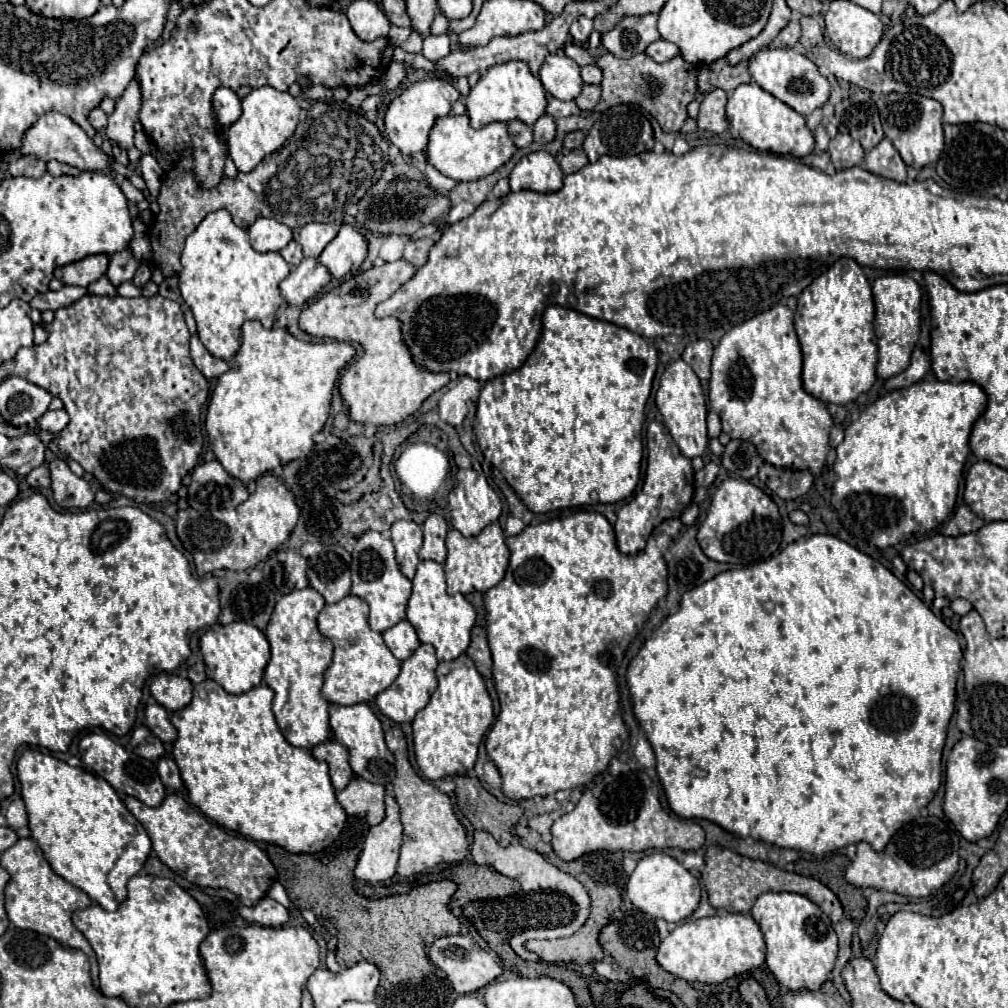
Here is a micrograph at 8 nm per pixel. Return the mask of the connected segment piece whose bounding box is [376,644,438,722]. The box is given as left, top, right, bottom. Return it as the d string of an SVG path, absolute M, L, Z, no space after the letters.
M420 644L420 646L414 650L414 654L412 654L408 660L402 662L402 670L400 670L398 678L396 678L384 692L380 692L380 694L376 696L376 706L378 706L378 710L380 710L384 716L392 718L394 722L412 722L412 718L416 716L416 712L420 712L420 710L428 704L432 692L434 692L436 686L438 686L436 676L434 676L436 666L438 666L438 660L436 660L434 648L428 646L428 644Z

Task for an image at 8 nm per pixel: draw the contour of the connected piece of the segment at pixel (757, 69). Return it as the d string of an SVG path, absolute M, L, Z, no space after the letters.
M764 48L748 62L748 70L760 88L780 98L782 102L786 102L804 116L810 116L816 108L824 106L830 96L830 84L818 72L818 66L808 56L792 48Z

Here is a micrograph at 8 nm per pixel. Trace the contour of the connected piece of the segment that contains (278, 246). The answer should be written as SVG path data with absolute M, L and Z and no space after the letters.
M258 218L248 232L256 252L280 252L292 240L292 230L274 218Z

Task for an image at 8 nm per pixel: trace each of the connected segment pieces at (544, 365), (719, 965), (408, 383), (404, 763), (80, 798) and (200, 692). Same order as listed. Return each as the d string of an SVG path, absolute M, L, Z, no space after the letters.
M548 306L542 318L542 336L532 350L532 354L526 358L526 362L502 376L496 376L488 380L478 398L478 412L476 412L476 422L474 422L474 434L476 442L482 448L482 452L490 450L492 458L490 462L504 474L506 482L516 490L516 494L522 498L522 502L532 510L532 512L552 512L560 508L570 508L570 506L582 506L590 502L590 492L598 492L600 502L618 502L628 498L638 480L640 480L640 462L642 462L642 426L644 426L644 406L652 390L652 380L656 374L656 364L658 364L658 352L654 346L650 346L642 336L636 332L630 332L626 328L620 328L616 324L596 320L592 316L586 316L582 312L564 308L564 306Z
M748 912L726 915L720 913L684 922L676 926L676 930L672 930L668 938L662 940L656 954L658 964L666 972L686 982L698 980L704 984L720 984L732 976L754 970L764 964L764 958L766 958L764 936L760 932L760 926Z
M400 258L396 262L386 262L382 266L374 266L362 274L356 274L354 278L340 282L332 292L324 294L322 298L318 298L316 302L312 302L300 316L300 328L316 338L332 338L332 340L352 340L358 342L362 346L362 356L356 356L344 376L340 378L340 394L344 398L344 402L348 404L350 410L350 418L362 424L374 424L374 426L394 426L400 424L404 418L408 418L410 414L414 414L422 402L436 390L440 390L442 386L446 386L450 382L450 374L448 372L430 372L426 368L422 368L420 364L414 362L412 352L408 350L408 346L402 340L402 330L400 330L400 320L398 318L376 318L374 316L374 308L382 302L388 300L390 294L394 294L404 282L408 282L412 276L416 274L416 268L412 262Z
M394 726L386 732L386 744L396 758L396 776L392 780L392 788L394 788L394 798L400 806L400 818L402 818L402 826L404 826L398 874L414 876L414 874L424 872L442 862L448 862L448 864L462 862L468 854L468 838L466 838L464 826L454 816L450 798L414 772L414 768L408 760L406 738L400 728Z
M38 748L20 754L16 772L28 812L28 828L52 870L84 890L104 910L116 910L128 894L128 878L140 872L152 850L142 824L126 810L104 778L84 768L68 766Z
M214 680L196 684L192 702L170 714L170 722L178 730L172 756L188 788L190 802L218 826L238 832L250 840L278 844L294 854L314 854L322 850L322 842L328 836L338 838L346 822L346 812L336 800L336 792L328 776L328 764L318 762L310 750L288 744L282 736L272 714L272 698L274 692L266 684L238 696L228 694Z

